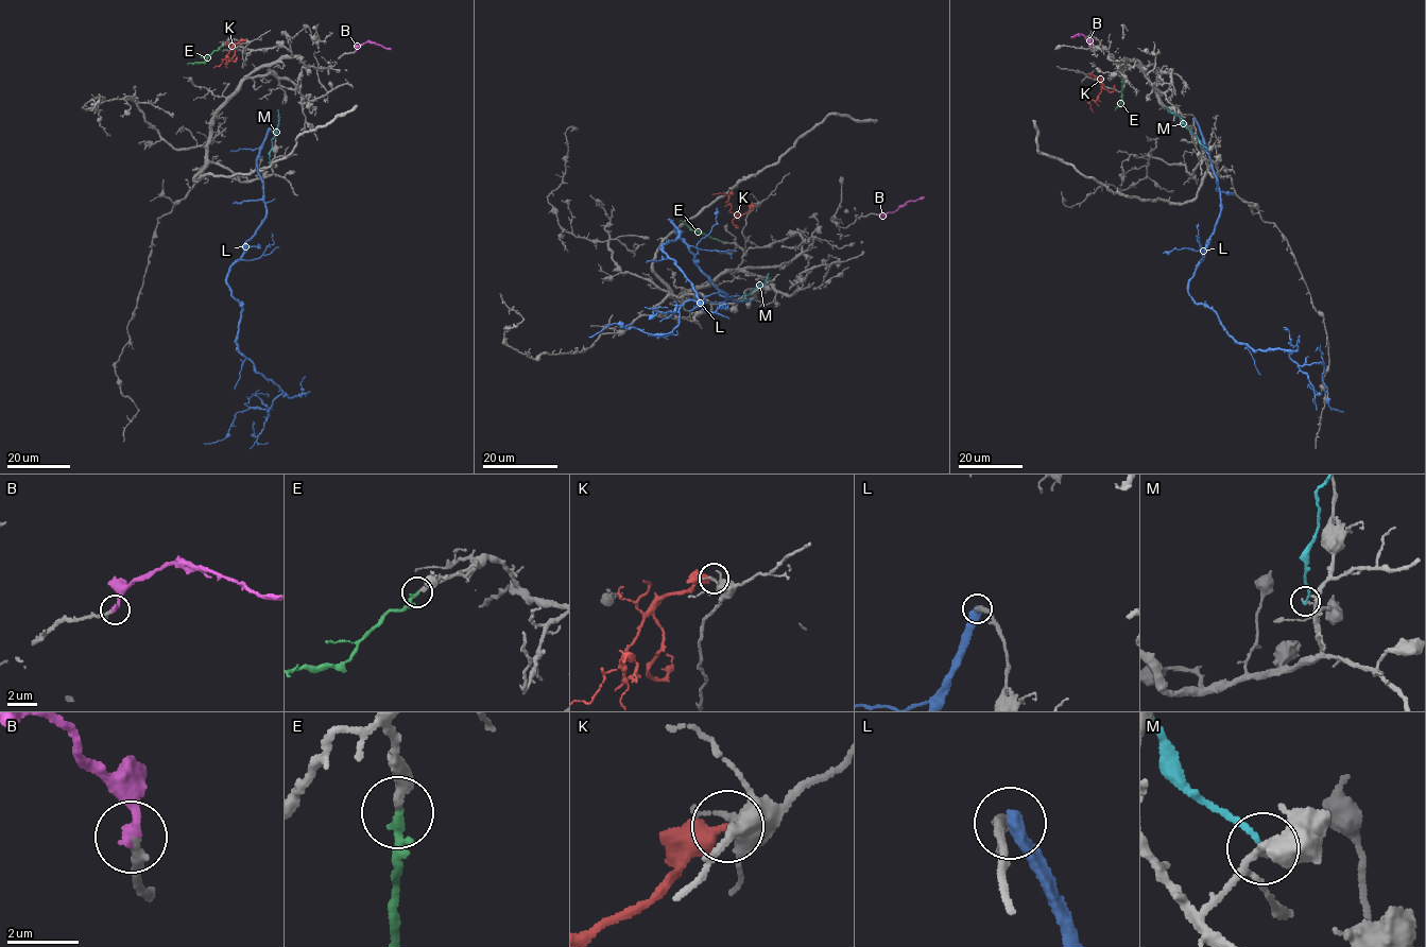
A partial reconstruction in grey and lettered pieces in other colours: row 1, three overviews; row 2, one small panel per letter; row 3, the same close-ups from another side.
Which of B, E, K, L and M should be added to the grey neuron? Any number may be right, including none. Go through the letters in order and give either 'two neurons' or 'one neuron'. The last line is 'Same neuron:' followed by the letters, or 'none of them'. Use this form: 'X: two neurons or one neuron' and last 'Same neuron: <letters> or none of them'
B: one neuron
E: one neuron
K: two neurons
L: two neurons
M: two neurons
Same neuron: B, E

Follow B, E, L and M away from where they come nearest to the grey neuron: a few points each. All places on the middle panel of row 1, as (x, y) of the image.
B: (880, 214), (925, 196)
E: (720, 241), (691, 230), (680, 221)
L: (751, 299), (726, 298), (669, 219), (680, 235), (662, 251), (698, 300), (668, 333), (616, 323), (588, 336)
M: (742, 300), (765, 283), (769, 273)

